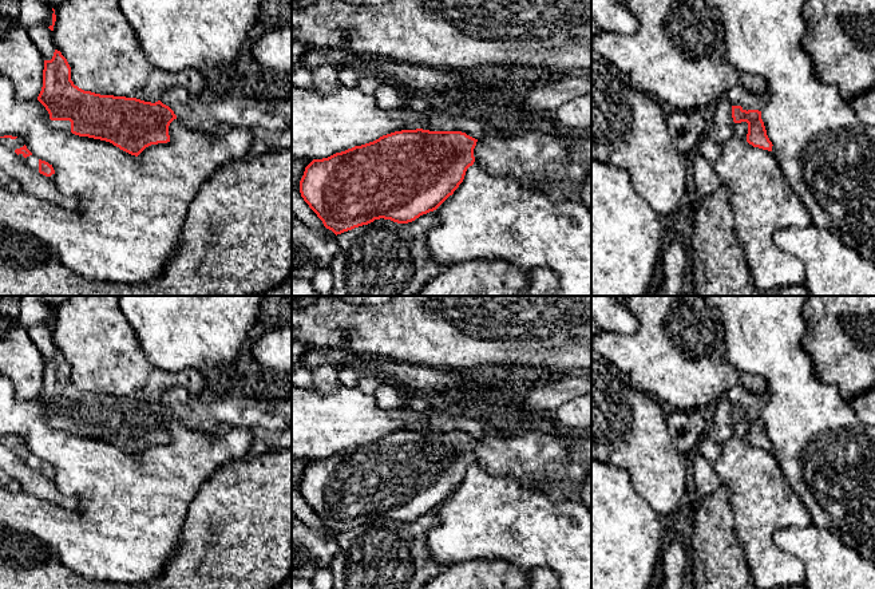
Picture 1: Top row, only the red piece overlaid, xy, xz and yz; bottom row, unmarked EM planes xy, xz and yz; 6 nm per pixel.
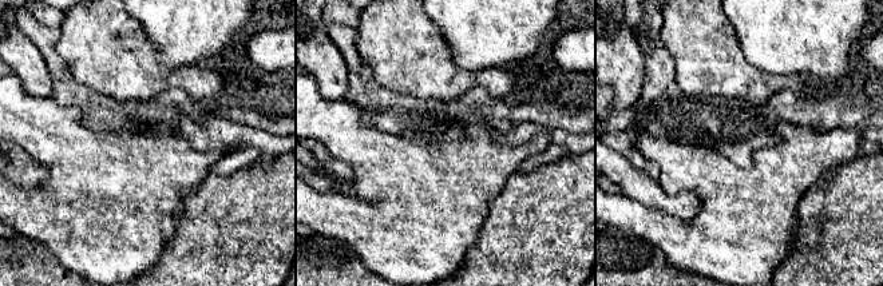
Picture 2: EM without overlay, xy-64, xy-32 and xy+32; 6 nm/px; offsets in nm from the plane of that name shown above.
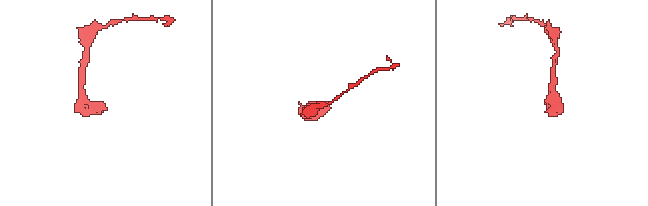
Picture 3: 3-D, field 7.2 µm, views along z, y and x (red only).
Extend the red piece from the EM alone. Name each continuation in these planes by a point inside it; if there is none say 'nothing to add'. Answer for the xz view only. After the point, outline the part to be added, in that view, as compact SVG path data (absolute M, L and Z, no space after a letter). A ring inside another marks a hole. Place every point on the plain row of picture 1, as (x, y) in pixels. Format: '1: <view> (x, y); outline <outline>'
1: xz (542, 457); outline M530 431L506 439L490 434L478 439L474 456L474 465L490 475L557 482L577 495L591 473L591 436L563 439Z

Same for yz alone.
1: yz (737, 395); outline M743 386L732 387L725 394L725 396L732 406L741 406L743 410L747 410L747 411L748 410L761 411L769 400L769 396L767 392L755 395L755 394L749 392L747 388L744 388Z

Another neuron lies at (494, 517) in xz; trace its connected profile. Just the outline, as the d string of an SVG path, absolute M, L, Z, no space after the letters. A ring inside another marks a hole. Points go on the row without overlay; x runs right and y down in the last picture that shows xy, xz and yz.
M478 466L467 469L463 482L438 509L438 526L427 534L427 543L432 558L446 572L451 566L476 558L503 560L522 569L547 568L554 572L559 580L559 589L591 589L591 511L581 501L553 501L546 493L542 493L526 483L524 479L511 477L490 475Z

